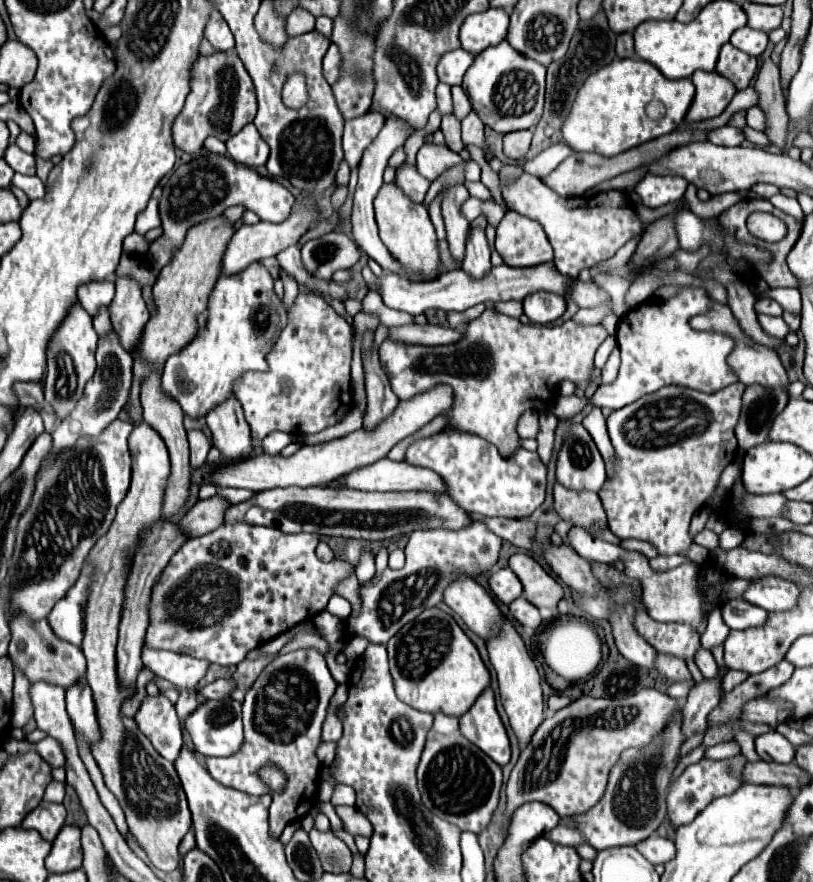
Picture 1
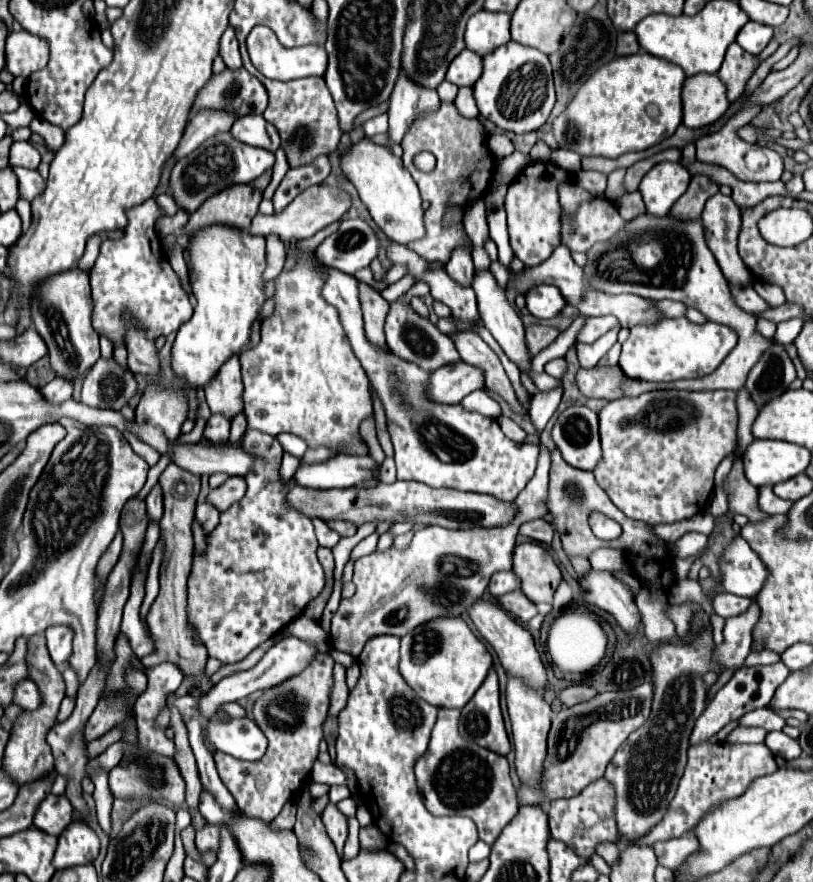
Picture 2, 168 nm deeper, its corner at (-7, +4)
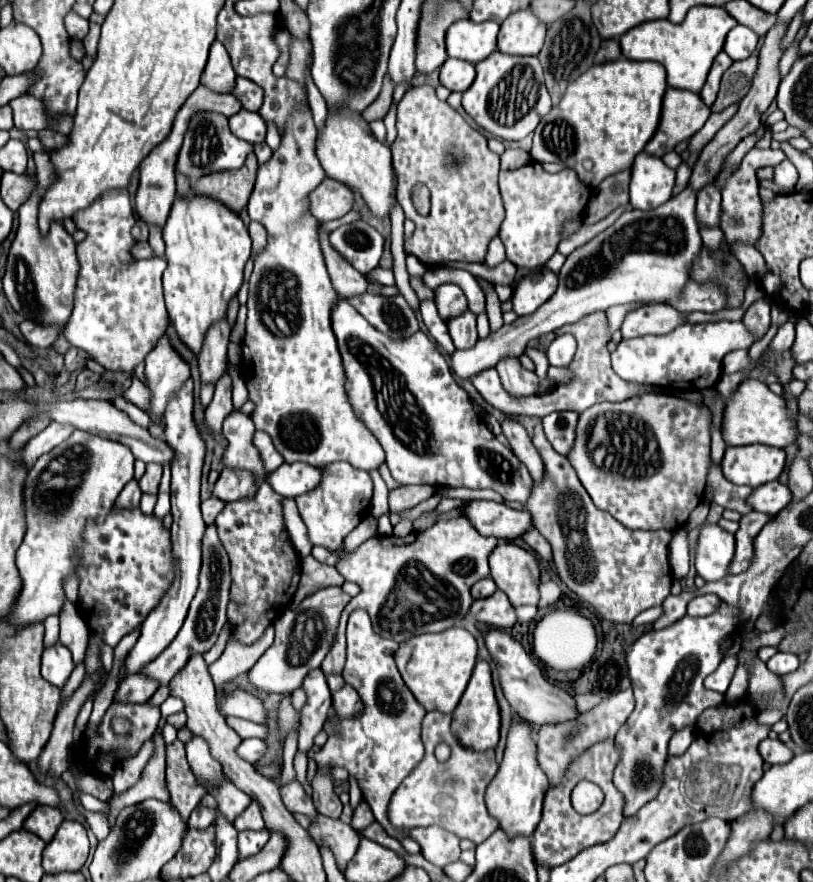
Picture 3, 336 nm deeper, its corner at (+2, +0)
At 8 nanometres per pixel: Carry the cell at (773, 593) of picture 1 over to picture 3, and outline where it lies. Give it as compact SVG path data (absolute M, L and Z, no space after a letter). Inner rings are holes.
M718 524L704 526L698 538L696 558L694 566L698 574L704 578L704 582L718 582L726 578L728 566L734 560L736 542L734 536L726 530L722 530Z

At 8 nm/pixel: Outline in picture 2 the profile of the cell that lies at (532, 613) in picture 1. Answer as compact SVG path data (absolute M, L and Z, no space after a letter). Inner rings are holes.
M519 588L515 592L509 592L507 596L499 596L497 602L505 612L509 612L515 618L519 618L521 622L529 622L537 614L535 604Z

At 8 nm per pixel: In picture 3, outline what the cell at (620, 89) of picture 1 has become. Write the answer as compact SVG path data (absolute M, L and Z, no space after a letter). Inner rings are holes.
M620 58L616 62L592 66L566 88L560 104L536 126L530 150L532 160L564 162L568 168L576 170L586 186L596 188L604 178L630 168L646 142L652 140L660 124L666 88L666 70L658 62ZM584 160L592 160L594 168L586 170Z

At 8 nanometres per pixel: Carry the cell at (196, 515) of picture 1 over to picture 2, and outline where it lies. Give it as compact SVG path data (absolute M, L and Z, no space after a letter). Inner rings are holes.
M231 476L231 478L227 478L225 484L221 484L219 488L209 492L209 504L213 504L217 510L225 512L233 502L237 502L245 496L245 488L247 488L245 478Z

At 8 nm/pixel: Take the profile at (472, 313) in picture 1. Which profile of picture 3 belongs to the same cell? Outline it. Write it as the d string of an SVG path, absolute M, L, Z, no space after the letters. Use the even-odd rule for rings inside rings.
M410 280L410 284L412 284L414 292L418 294L418 300L420 300L420 302L422 302L422 300L434 300L434 292L432 292L430 288L426 288L426 286L422 284L422 280Z

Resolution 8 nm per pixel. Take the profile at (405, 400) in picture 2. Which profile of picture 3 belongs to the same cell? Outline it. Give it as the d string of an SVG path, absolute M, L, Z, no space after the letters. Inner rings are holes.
M338 298L332 308L332 330L338 340L338 350L342 354L342 364L346 370L346 392L358 416L368 424L370 432L382 444L386 452L386 464L392 478L400 484L428 484L446 488L492 488L504 496L504 500L526 502L530 488L534 484L528 468L516 458L516 454L498 442L498 438L488 430L484 418L474 410L470 396L456 384L450 374L446 358L438 352L436 344L428 340L426 334L410 336L410 340L386 340L382 332L372 328L356 308Z

